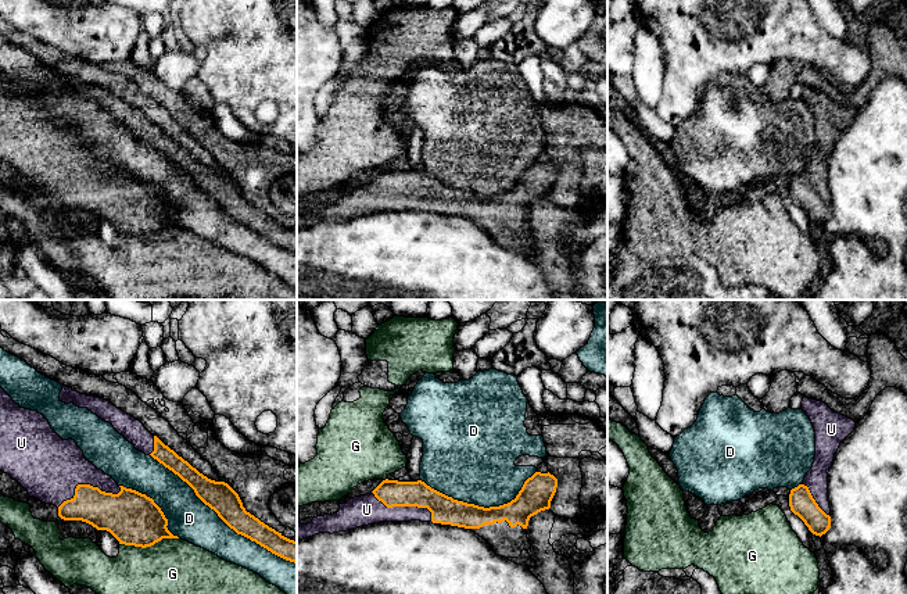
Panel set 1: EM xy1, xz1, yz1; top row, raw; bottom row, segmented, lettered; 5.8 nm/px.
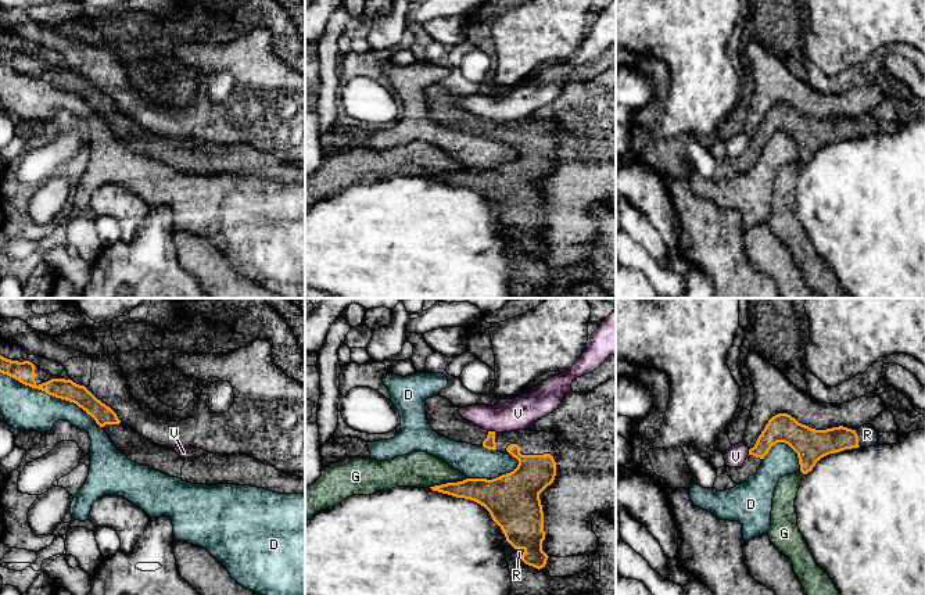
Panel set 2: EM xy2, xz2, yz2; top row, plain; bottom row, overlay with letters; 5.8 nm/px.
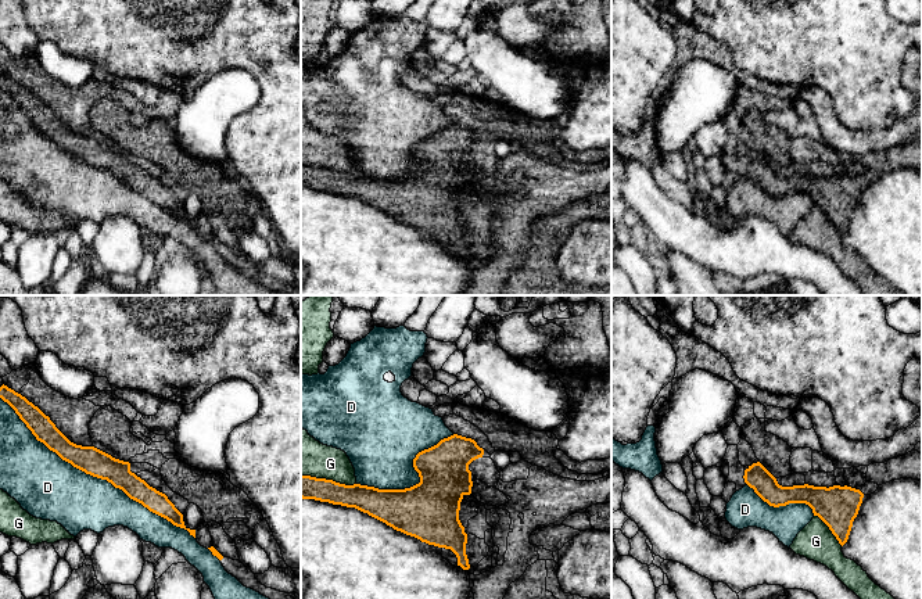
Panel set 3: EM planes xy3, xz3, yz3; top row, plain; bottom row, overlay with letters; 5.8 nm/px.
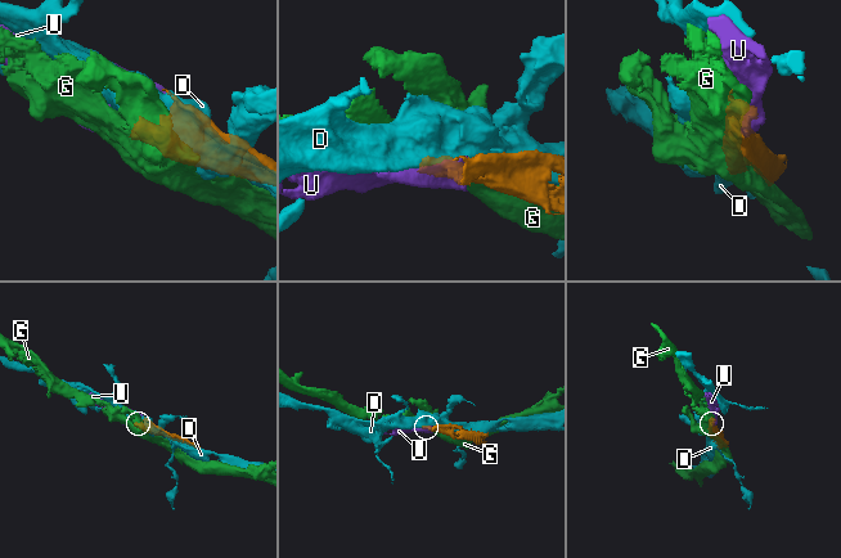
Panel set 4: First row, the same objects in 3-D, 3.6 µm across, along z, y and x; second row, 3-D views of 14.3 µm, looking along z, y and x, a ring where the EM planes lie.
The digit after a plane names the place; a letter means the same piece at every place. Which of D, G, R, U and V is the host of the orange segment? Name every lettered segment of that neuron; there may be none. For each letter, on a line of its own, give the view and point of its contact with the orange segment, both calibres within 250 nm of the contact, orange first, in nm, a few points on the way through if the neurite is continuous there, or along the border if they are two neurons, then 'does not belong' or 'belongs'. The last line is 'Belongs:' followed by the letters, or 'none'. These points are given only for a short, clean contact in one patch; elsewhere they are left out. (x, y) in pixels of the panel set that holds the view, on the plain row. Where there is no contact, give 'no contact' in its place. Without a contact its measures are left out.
D: contact xy3 (94, 165); calibres 160 and 360 nm; does not belong
G: contact xy1 (149, 235); calibres 300 and 440 nm; does not belong
R: contact yz2 (857, 128); calibres 170 and 110 nm; belongs
U: contact xy1 (86, 174); calibres 240 and 380 nm; belongs
V: contact xz2 (493, 121); calibres 70 and 190 nm; border xz2 (488, 119), (495, 121); does not belong
Belongs: R, U

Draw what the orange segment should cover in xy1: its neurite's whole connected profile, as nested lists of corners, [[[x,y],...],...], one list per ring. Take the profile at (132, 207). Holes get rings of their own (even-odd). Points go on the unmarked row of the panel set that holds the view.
[[[0,76],[0,160],[29,183],[58,197],[64,210],[82,210],[110,221],[119,233],[151,236],[162,228],[179,228],[168,219],[168,208],[153,187],[119,175],[83,146],[75,129],[62,129],[37,100],[21,97]]]

